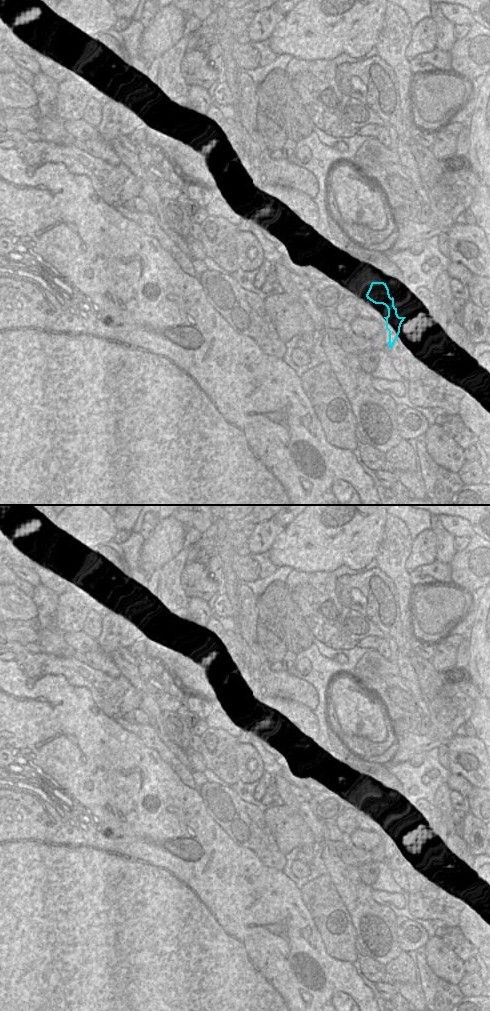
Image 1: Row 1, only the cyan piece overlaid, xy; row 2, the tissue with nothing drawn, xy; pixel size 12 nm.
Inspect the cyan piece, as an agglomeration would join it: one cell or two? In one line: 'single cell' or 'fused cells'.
fused cells

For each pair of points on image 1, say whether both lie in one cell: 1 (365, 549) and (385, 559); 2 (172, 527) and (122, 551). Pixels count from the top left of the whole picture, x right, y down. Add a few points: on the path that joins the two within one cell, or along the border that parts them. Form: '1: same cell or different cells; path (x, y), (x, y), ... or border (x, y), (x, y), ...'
1: different cells; border (384, 533), (378, 554), (374, 558)
2: different cells; border (129, 546), (129, 558), (125, 571)

